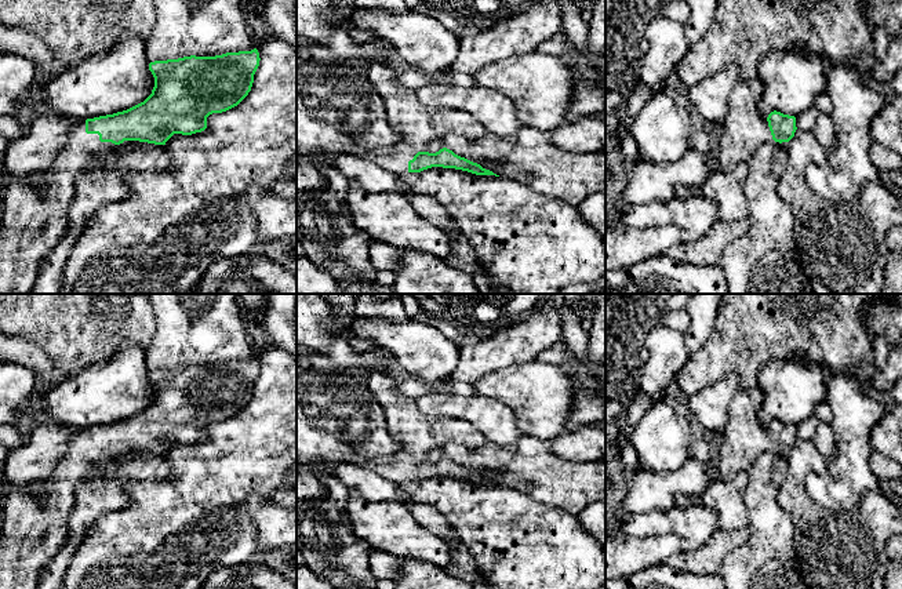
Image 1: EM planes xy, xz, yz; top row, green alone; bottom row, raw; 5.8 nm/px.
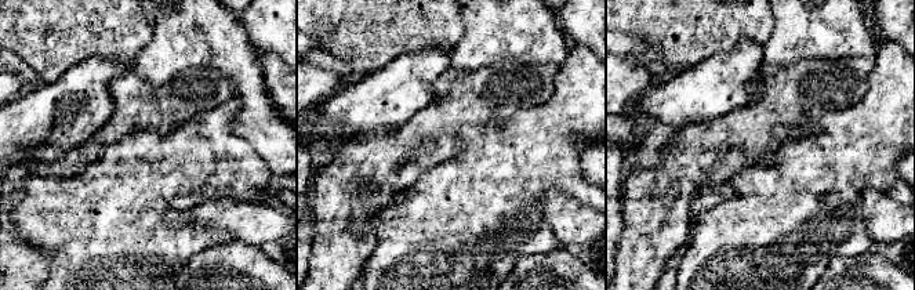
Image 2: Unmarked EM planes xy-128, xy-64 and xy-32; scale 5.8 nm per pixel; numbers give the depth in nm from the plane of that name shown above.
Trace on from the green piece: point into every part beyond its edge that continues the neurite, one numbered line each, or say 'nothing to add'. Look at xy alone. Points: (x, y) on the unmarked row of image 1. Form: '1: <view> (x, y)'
1: xy (35, 526)

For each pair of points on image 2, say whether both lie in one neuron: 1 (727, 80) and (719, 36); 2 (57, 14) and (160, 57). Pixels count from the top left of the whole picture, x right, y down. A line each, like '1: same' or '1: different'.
1: different
2: different

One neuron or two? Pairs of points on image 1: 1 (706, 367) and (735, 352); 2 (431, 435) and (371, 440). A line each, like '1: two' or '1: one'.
1: one
2: two

